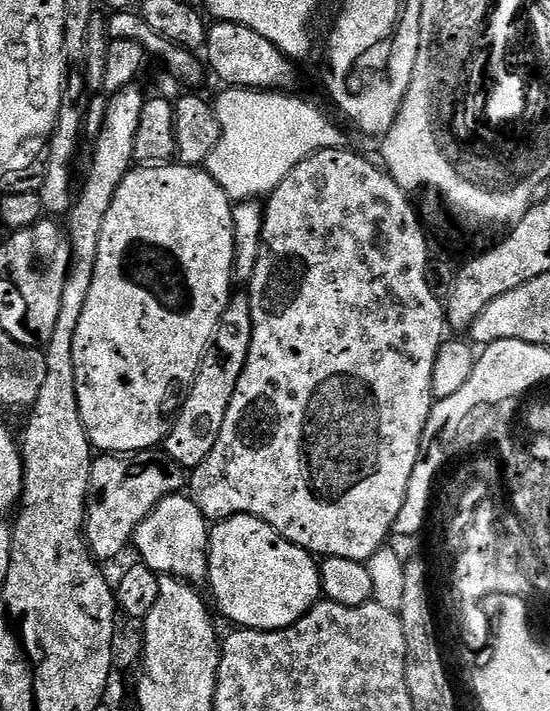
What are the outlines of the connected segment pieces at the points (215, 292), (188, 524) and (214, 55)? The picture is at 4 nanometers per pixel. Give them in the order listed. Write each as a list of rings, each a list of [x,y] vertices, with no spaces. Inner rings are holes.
[[[173,162],[163,164],[157,168],[145,168],[143,166],[133,167],[132,171],[126,174],[126,178],[122,178],[122,186],[118,186],[118,194],[114,194],[114,202],[110,202],[110,210],[106,214],[106,222],[102,222],[102,238],[98,238],[98,258],[94,266],[94,280],[90,282],[90,294],[86,294],[86,306],[82,306],[82,316],[78,318],[78,330],[74,330],[74,378],[76,379],[76,389],[78,390],[78,410],[82,418],[82,426],[86,430],[88,440],[92,443],[93,449],[100,454],[123,454],[126,452],[147,452],[155,449],[157,446],[163,445],[168,438],[168,429],[172,427],[172,421],[177,412],[180,411],[180,405],[184,402],[184,397],[188,395],[188,389],[192,387],[198,366],[202,362],[202,358],[206,354],[206,350],[212,345],[214,334],[218,330],[218,322],[222,318],[222,314],[226,310],[229,300],[234,295],[234,218],[232,217],[233,201],[226,194],[226,190],[222,190],[222,186],[218,186],[218,182],[214,182],[214,178],[200,166],[190,164],[182,164]]]
[[[191,495],[167,496],[154,506],[154,510],[136,528],[134,549],[151,572],[176,576],[193,586],[200,586],[208,579],[208,538],[210,521],[193,502]]]
[[[216,20],[209,27],[206,41],[206,64],[221,80],[221,85],[229,88],[259,88],[261,90],[288,90],[296,80],[297,65],[270,38],[262,38],[258,30],[242,26],[238,22]]]

